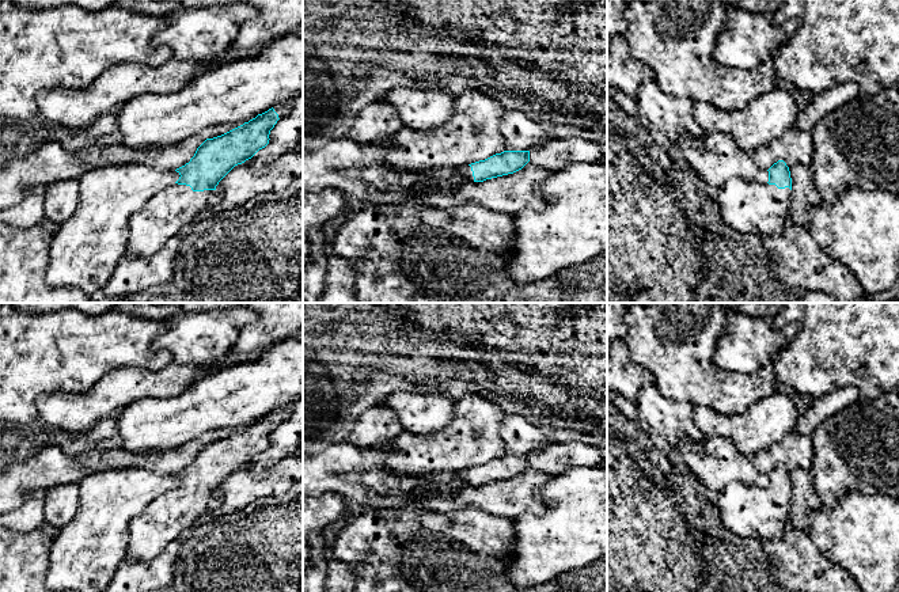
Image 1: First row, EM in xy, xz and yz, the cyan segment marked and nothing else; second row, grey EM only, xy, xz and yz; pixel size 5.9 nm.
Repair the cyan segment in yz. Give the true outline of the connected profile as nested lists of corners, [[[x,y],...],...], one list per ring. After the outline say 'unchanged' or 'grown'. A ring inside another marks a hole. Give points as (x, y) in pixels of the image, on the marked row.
[[[784,160],[767,171],[767,183],[731,178],[717,189],[717,204],[728,228],[762,238],[784,231],[790,210],[790,171]]]; grown

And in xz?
[[[504,151],[485,160],[460,167],[460,174],[467,182],[483,182],[486,179],[513,174],[530,162],[530,151]]]; grown

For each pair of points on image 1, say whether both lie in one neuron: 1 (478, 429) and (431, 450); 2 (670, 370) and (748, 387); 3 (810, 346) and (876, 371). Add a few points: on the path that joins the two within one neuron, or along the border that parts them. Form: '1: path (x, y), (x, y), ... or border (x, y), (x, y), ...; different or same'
1: path (466, 440), (452, 448), (443, 450); same
2: path (689, 374), (710, 387), (729, 387); same
3: path (826, 346), (852, 346), (860, 355); same

